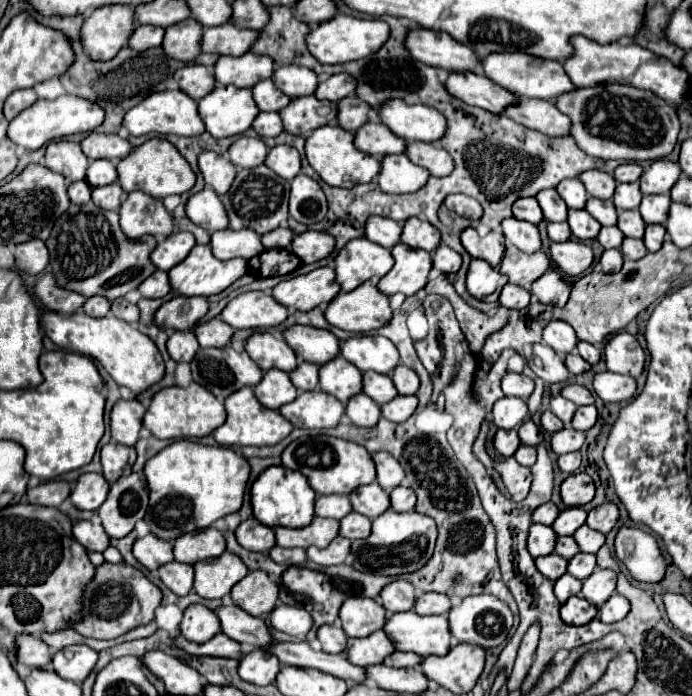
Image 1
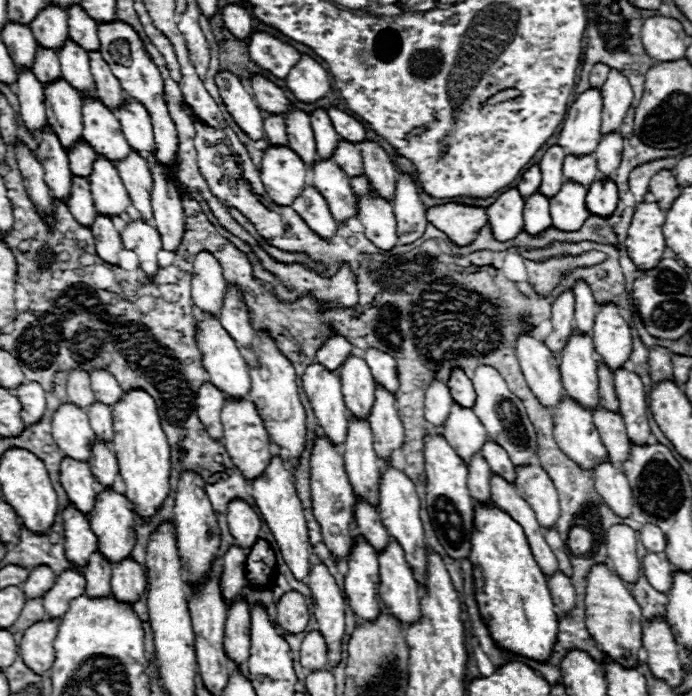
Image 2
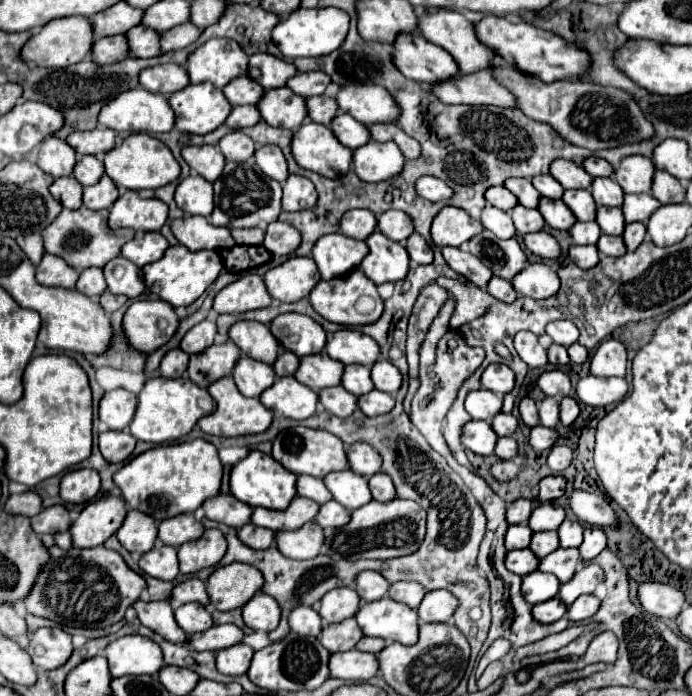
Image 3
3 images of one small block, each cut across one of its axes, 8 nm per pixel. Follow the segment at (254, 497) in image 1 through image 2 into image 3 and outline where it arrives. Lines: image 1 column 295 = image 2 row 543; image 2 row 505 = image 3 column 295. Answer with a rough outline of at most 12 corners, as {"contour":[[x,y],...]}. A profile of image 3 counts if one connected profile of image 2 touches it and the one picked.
{"contour":[[258,450],[230,470],[230,492],[250,506],[284,510],[296,474]]}

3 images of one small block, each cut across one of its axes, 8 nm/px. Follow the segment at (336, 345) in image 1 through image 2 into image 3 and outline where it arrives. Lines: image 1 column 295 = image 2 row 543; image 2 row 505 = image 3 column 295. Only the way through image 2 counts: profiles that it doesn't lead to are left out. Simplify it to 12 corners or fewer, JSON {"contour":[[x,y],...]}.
{"contour":[[282,314],[270,332],[296,356],[326,346],[324,328],[304,314]]}

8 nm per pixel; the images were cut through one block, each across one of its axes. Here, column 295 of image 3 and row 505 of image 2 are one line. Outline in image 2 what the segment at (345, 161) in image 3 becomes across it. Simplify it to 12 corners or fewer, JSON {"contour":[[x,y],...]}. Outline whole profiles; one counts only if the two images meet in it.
{"contour":[[124,392],[112,450],[124,496],[154,516],[170,492],[170,446],[154,398]]}

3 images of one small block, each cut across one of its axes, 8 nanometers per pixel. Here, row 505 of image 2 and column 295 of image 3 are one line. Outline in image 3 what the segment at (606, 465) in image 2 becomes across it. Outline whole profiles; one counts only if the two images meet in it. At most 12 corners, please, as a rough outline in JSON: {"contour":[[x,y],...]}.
{"contour":[[296,606],[288,614],[290,630],[318,636],[320,614],[312,606]]}

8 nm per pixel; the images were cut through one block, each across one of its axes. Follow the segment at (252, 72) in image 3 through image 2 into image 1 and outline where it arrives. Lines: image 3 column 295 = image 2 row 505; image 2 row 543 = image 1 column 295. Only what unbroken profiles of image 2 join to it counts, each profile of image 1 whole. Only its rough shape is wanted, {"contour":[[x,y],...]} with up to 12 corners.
{"contour":[[286,64],[272,82],[290,98],[312,94],[318,78],[310,68]]}

